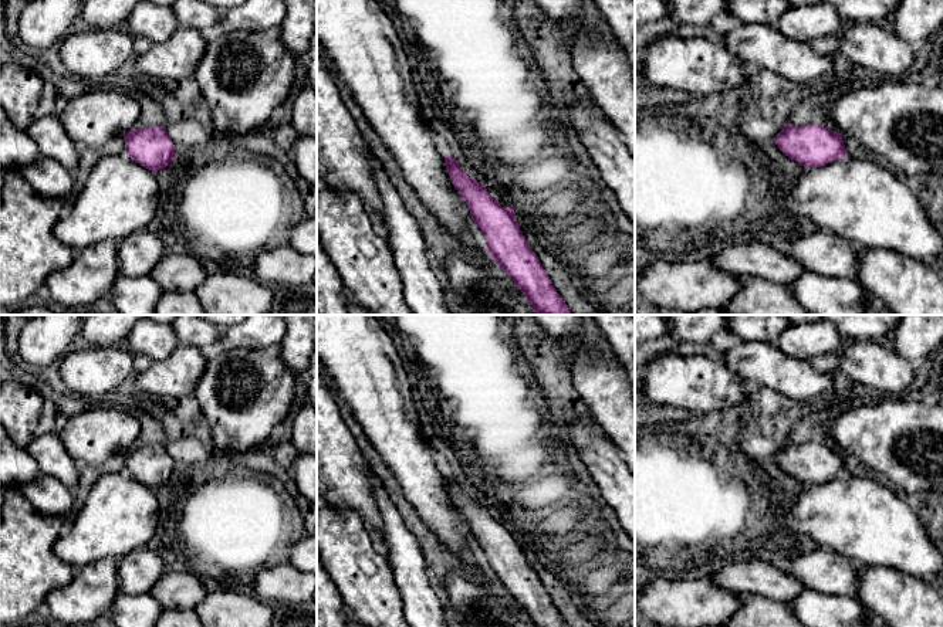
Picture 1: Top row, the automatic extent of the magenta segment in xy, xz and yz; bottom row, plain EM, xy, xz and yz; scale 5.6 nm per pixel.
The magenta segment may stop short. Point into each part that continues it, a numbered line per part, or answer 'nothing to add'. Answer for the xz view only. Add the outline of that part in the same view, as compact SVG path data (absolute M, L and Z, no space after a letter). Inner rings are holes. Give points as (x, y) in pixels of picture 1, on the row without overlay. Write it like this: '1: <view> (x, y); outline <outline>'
nothing to add

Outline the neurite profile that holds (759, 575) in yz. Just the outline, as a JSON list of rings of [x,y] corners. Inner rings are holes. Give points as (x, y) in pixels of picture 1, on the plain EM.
[[[750,555],[736,557],[709,577],[714,584],[736,596],[764,596],[775,601],[791,601],[805,589],[783,569],[774,557]]]

